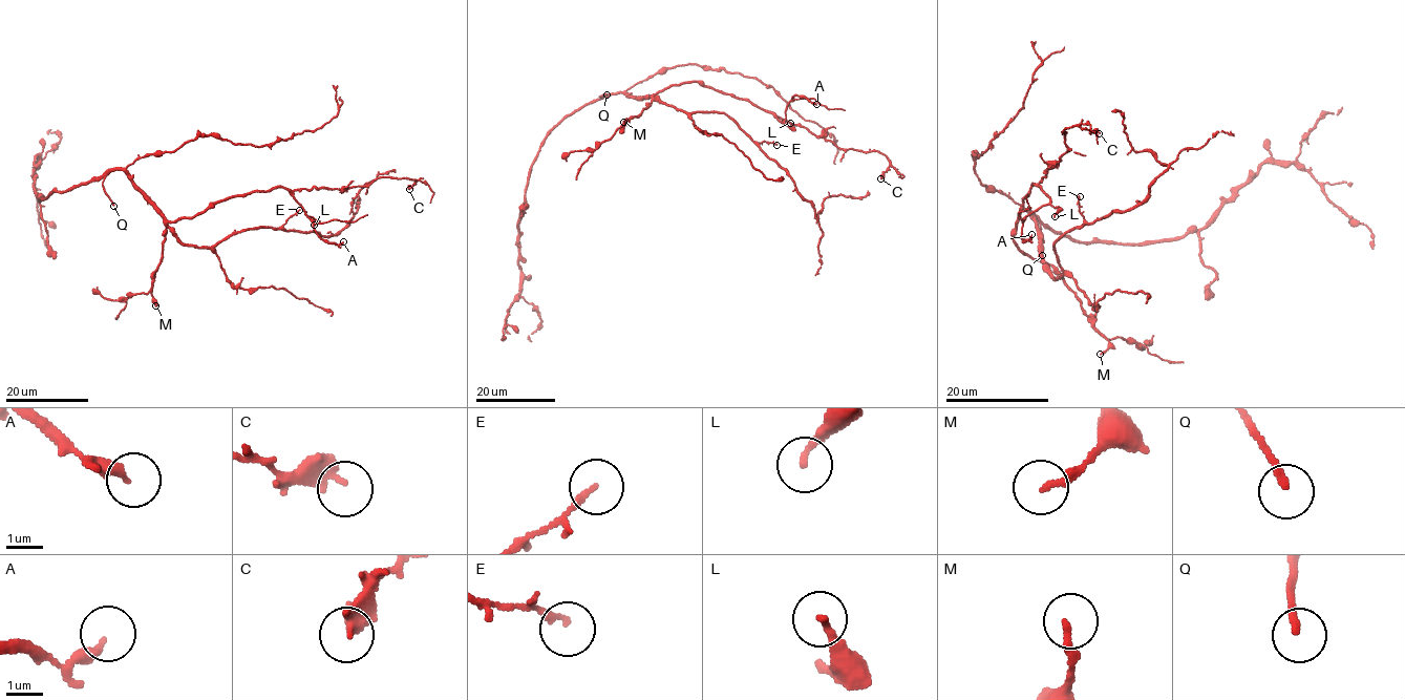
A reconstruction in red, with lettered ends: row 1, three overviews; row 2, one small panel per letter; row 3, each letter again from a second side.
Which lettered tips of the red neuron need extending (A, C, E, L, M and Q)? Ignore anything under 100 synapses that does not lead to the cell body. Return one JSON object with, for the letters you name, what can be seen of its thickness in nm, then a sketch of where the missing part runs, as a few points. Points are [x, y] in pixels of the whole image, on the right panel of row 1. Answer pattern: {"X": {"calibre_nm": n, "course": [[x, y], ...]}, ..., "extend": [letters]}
{"Q": {"calibre_nm": 200, "course": [[1042, 255], [1033, 288], [1020, 301], [1020, 326], [1025, 342], [1067, 390], [1095, 394]]}, "extend": ["Q"]}

